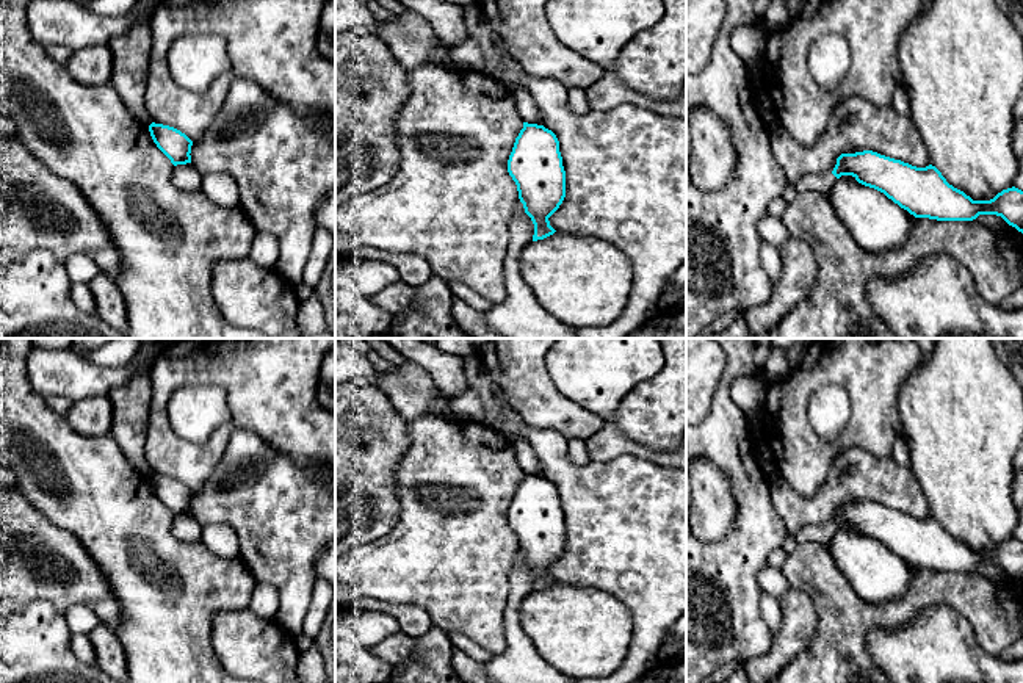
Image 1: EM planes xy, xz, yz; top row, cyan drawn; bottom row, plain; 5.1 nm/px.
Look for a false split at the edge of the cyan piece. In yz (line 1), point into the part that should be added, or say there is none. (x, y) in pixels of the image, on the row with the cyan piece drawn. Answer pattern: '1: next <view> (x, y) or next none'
1: next yz (821, 184)

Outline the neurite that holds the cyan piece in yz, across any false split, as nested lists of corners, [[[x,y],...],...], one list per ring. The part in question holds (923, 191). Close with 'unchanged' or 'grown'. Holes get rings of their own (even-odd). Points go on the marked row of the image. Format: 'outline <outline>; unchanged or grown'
outline [[[873,150],[855,154],[841,154],[832,172],[807,174],[794,182],[796,191],[816,191],[829,197],[830,190],[841,175],[852,175],[859,183],[884,193],[888,199],[907,210],[915,218],[929,218],[937,221],[973,221],[979,215],[1001,216],[1009,226],[1023,233],[1023,191],[1012,186],[1003,190],[990,201],[973,201],[963,191],[946,182],[942,172],[929,164],[916,168],[901,160],[880,155]]]; grown

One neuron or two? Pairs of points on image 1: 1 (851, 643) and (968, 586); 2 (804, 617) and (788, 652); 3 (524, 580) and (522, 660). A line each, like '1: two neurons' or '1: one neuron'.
1: one neuron
2: one neuron
3: one neuron

